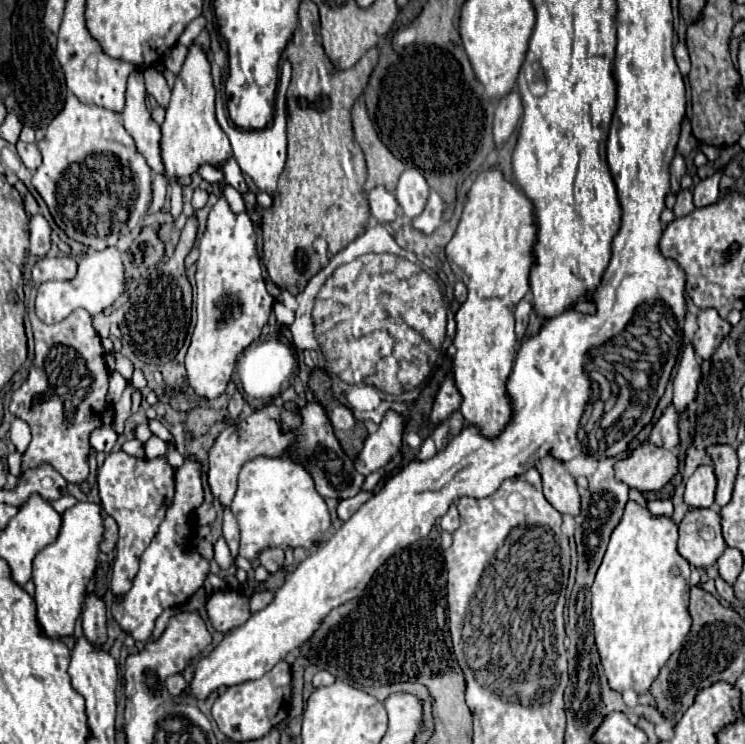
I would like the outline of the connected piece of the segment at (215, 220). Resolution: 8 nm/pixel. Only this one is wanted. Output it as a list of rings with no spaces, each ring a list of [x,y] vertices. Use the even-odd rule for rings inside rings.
[[[219,184],[219,200],[217,204],[211,208],[209,212],[209,220],[207,220],[207,230],[199,242],[199,260],[197,260],[197,323],[191,336],[191,343],[187,356],[185,356],[185,368],[189,374],[189,382],[195,388],[195,392],[199,396],[205,398],[217,398],[227,382],[231,380],[231,374],[235,370],[237,364],[237,356],[255,340],[259,338],[263,326],[269,320],[271,314],[271,306],[273,306],[273,298],[265,288],[265,280],[261,274],[261,262],[257,256],[257,248],[255,248],[255,230],[253,224],[247,216],[247,212],[235,214],[231,212],[225,196],[223,196],[223,186]],[[223,300],[235,300],[237,306],[231,308],[229,312],[225,312],[225,308],[221,306]]]

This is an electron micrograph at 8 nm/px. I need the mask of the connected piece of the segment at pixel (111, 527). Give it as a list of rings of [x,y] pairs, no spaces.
[[[105,516],[103,518],[103,528],[105,528],[105,534],[103,534],[103,540],[101,540],[101,552],[111,552],[117,544],[117,524],[111,516]]]

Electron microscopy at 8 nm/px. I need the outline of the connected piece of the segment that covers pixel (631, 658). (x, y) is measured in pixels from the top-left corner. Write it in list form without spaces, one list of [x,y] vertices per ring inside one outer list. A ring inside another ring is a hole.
[[[629,500],[621,522],[611,532],[603,562],[591,586],[591,618],[595,644],[603,660],[603,670],[613,690],[633,688],[637,694],[647,692],[669,656],[681,646],[689,628],[689,564],[677,552],[677,524],[669,516],[653,516],[647,508]]]

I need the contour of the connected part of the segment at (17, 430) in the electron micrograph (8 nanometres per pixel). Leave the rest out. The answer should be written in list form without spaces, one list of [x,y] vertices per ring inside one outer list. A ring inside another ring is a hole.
[[[15,418],[15,422],[11,424],[11,430],[9,430],[9,436],[11,436],[11,442],[13,442],[13,446],[17,448],[17,452],[23,454],[23,452],[27,450],[29,442],[31,442],[29,426],[27,426],[23,420]]]

